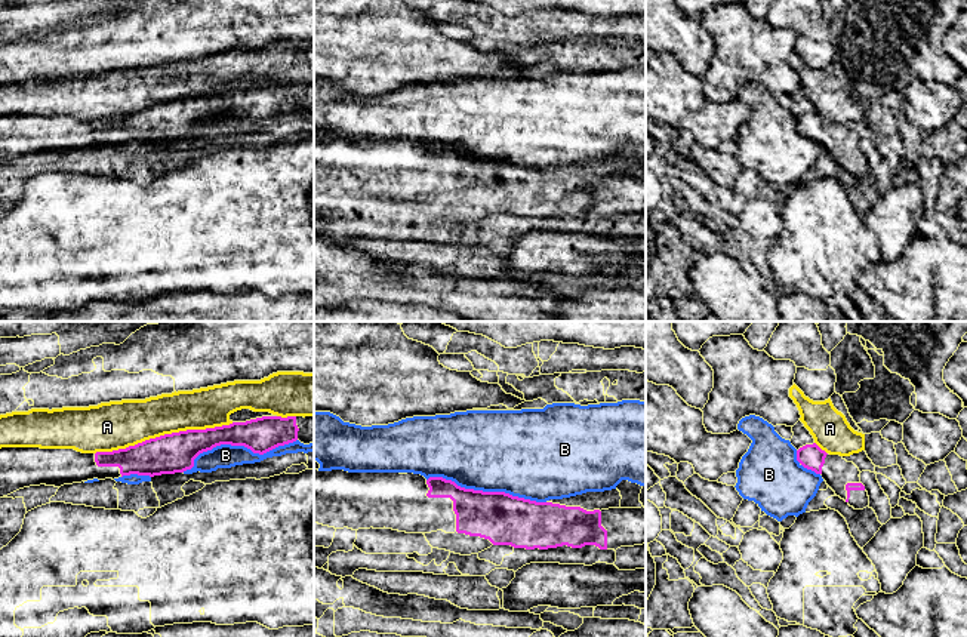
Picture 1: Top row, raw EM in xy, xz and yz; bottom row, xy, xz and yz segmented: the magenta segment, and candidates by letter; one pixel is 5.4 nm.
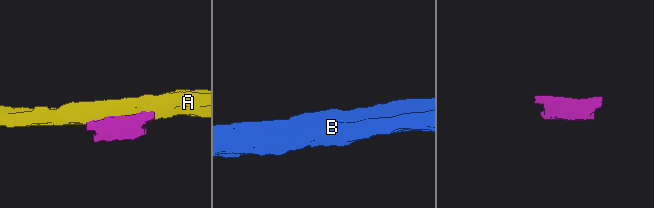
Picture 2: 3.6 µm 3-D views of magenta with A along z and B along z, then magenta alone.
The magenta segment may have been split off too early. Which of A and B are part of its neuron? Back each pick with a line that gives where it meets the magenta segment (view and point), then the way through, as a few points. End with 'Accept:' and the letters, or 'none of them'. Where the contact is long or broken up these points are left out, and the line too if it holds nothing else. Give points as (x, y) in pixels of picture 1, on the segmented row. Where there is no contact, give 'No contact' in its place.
Accept: none of them

